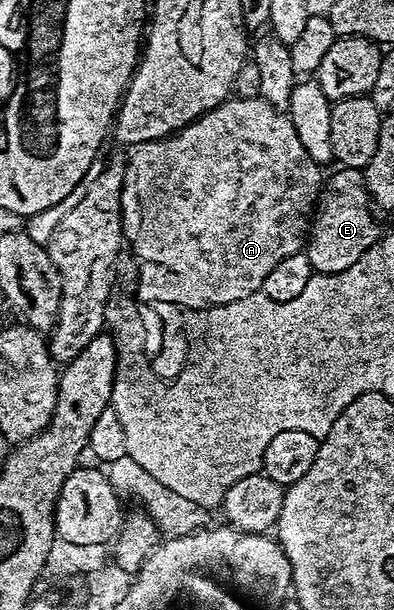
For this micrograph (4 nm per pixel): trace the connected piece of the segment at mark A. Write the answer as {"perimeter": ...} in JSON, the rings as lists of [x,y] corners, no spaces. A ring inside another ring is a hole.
{"perimeter":[[[259,96],[236,97],[223,101],[221,105],[214,107],[209,113],[204,113],[198,120],[190,122],[186,128],[179,129],[171,137],[163,137],[160,141],[146,141],[135,146],[133,153],[136,154],[132,157],[132,165],[130,161],[130,173],[131,176],[132,173],[136,176],[136,197],[140,200],[140,226],[137,227],[136,238],[132,241],[137,255],[144,260],[141,262],[149,266],[176,269],[178,275],[188,277],[188,281],[196,285],[198,295],[211,299],[214,304],[225,305],[228,301],[234,301],[248,293],[260,292],[266,275],[274,271],[276,264],[305,248],[326,173],[322,166],[310,159],[310,155],[306,155],[306,147],[302,147],[302,139],[298,139],[298,131],[294,131],[287,112],[270,107],[260,100]]]}

